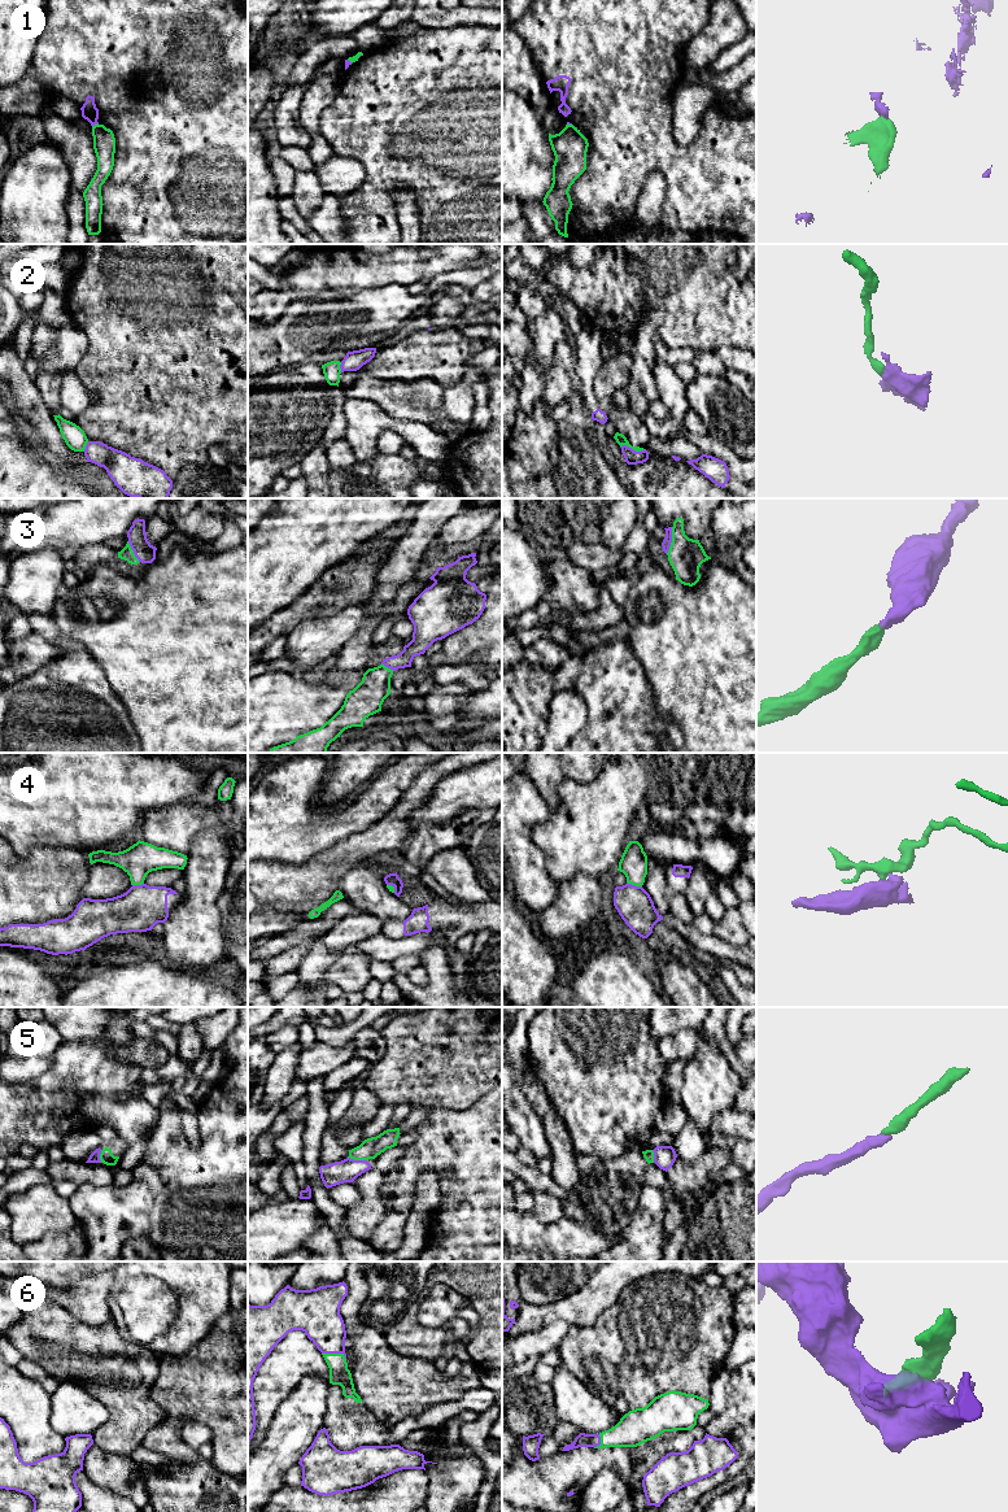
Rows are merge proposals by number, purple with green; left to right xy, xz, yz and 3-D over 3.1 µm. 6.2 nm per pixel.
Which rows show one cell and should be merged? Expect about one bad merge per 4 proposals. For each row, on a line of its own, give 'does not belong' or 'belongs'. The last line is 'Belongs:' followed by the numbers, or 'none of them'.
1: does not belong
2: does not belong
3: belongs
4: does not belong
5: belongs
6: belongs
Belongs: 3, 5, 6

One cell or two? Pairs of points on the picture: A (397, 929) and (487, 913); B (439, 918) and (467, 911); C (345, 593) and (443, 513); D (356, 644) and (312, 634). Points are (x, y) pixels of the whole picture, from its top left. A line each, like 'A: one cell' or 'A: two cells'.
A: one cell
B: one cell
C: two cells
D: two cells

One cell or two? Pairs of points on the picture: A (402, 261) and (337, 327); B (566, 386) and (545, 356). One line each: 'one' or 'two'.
A: two
B: two

